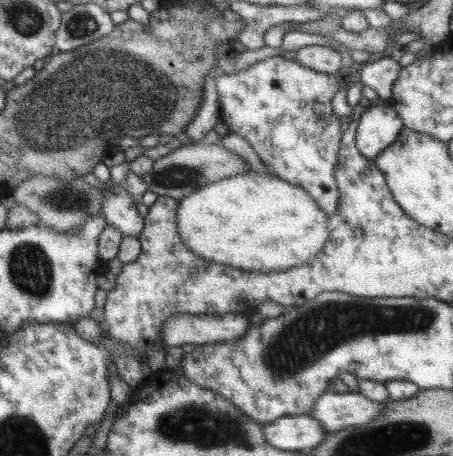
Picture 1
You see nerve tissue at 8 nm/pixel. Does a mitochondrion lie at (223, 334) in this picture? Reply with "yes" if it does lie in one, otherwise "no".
no

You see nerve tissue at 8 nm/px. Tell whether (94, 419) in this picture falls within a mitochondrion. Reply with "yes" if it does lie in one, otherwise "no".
no

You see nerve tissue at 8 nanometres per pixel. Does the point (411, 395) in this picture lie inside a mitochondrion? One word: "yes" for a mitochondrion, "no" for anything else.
no

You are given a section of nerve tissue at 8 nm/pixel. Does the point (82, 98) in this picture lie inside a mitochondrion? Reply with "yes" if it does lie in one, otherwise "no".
yes

